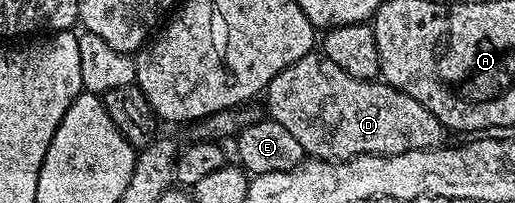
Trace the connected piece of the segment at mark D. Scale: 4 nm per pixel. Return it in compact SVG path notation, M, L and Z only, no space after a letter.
M315 50L311 51L305 58L293 62L293 66L281 70L281 74L272 78L265 89L266 96L266 115L270 119L281 122L281 126L285 126L285 130L289 130L289 134L293 134L293 138L297 138L297 142L301 142L304 153L316 160L351 160L354 156L392 156L393 154L405 154L414 148L438 148L444 143L445 129L442 122L433 114L429 114L429 110L425 110L425 106L421 106L421 102L417 102L417 98L409 98L409 94L405 94L396 88L390 88L389 85L382 82L353 78L349 74L345 74L345 70L341 70L341 66L333 66L333 62L329 62L326 56Z

